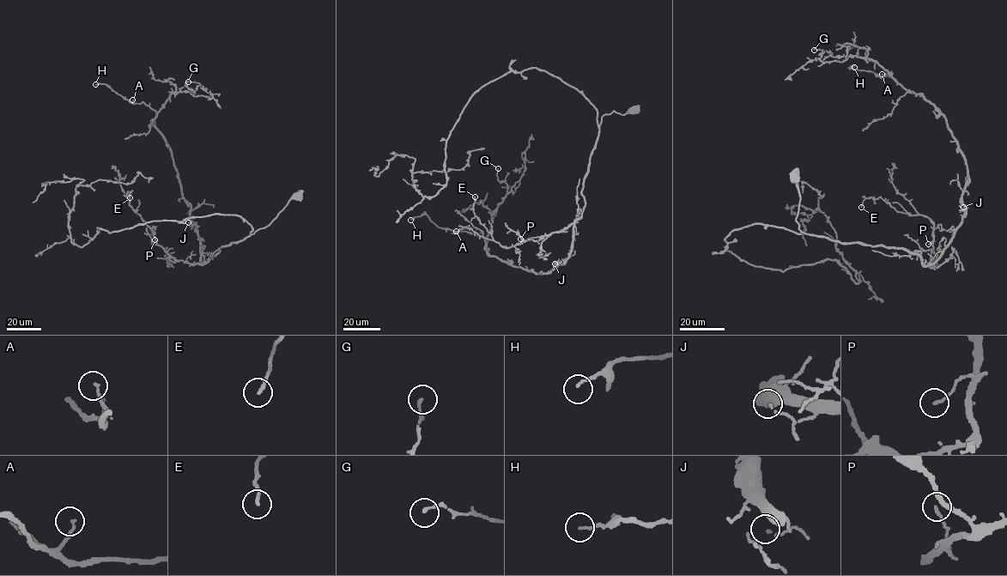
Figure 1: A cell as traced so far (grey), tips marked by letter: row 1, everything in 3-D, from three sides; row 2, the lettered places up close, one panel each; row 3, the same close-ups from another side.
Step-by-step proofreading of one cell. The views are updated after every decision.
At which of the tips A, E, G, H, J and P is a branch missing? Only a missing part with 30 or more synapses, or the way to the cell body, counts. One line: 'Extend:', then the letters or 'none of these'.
Extend: none of these

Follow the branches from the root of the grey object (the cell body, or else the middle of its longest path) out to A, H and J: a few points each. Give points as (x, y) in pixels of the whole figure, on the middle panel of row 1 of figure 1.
A: (633, 108), (602, 117), (563, 263), (529, 271), (490, 255), (485, 237), (456, 231)
H: (633, 108), (602, 117), (569, 256), (549, 271), (508, 264), (489, 254), (485, 237), (425, 214), (410, 220)
J: (633, 108), (625, 114), (613, 111), (602, 117), (569, 256), (563, 263), (555, 263)

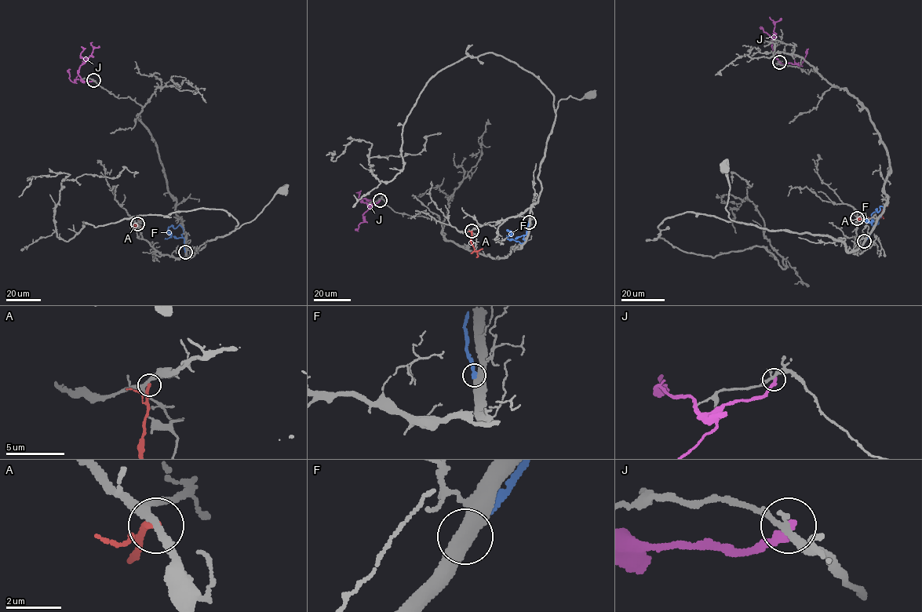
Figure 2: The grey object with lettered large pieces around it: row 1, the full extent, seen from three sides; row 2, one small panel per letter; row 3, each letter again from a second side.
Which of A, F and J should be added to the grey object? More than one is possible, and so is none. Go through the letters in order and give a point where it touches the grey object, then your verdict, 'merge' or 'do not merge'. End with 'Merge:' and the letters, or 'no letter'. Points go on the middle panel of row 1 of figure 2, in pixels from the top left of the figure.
A: contact (471, 231); do not merge
F: contact (529, 222); do not merge
J: contact (380, 200); do not merge
Merge: no letter

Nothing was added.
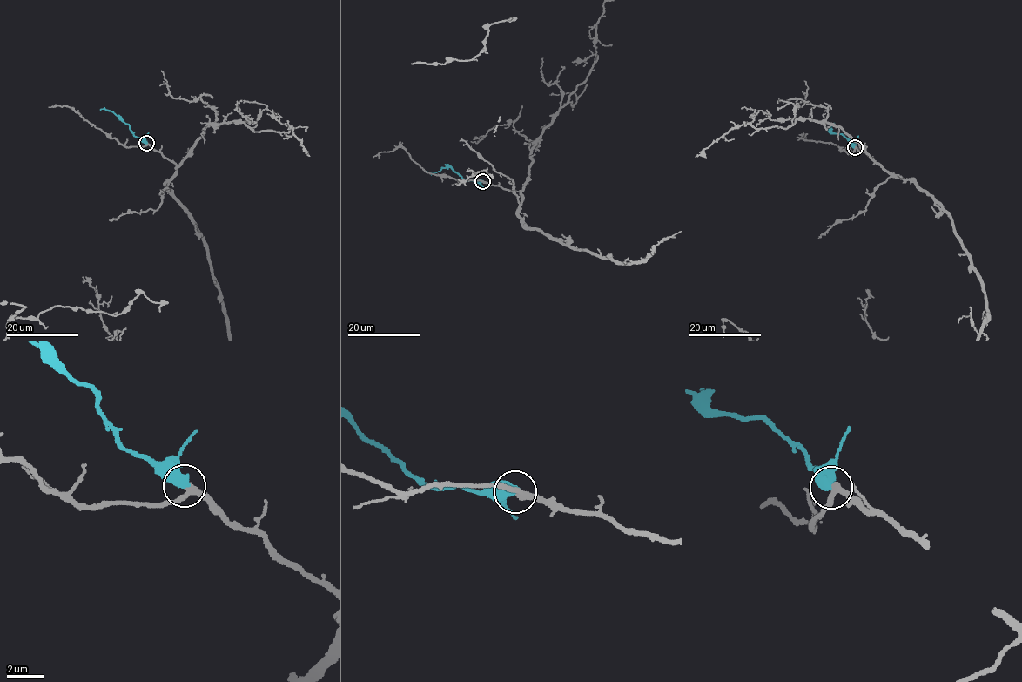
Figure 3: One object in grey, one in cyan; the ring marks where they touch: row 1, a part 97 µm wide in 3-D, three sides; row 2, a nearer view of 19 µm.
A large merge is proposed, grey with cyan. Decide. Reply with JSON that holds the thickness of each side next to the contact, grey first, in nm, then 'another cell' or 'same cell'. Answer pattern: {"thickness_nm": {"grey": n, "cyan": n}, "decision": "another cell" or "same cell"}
{"thickness_nm": {"grey": 280, "cyan": 550}, "decision": "same cell"}

